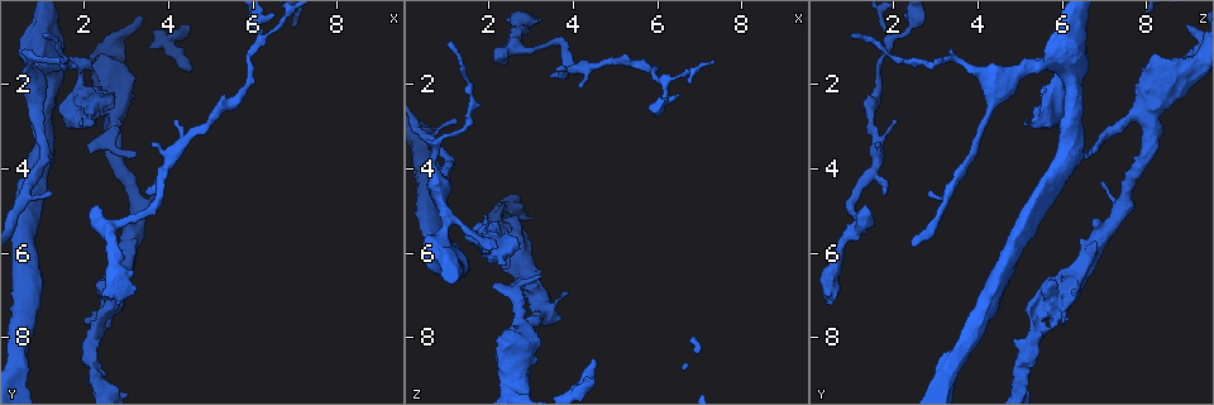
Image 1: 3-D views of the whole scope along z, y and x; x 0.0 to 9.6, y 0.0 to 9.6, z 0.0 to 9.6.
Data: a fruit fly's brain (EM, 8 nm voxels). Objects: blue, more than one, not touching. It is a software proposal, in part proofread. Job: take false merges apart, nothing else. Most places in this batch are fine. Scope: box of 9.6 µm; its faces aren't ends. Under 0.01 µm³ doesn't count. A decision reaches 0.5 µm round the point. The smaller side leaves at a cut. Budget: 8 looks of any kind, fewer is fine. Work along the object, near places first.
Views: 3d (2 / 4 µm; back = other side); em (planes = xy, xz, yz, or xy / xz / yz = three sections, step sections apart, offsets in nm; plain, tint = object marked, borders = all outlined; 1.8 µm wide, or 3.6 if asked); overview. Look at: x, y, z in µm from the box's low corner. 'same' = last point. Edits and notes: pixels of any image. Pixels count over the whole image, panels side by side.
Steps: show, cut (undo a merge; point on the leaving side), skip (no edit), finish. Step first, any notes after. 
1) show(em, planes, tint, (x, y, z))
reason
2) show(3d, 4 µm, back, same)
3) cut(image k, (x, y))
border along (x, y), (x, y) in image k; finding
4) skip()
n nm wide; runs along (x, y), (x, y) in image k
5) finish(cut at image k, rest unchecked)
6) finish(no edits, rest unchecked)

show(3d, 4 µm, (1.05, 1.60, 5.25))

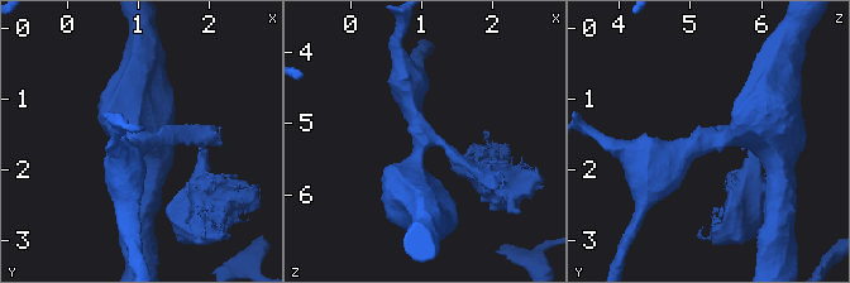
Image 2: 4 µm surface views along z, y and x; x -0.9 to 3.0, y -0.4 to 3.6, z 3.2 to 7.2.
show(em, planes, tint, (0.95, 1.60, 5.20))

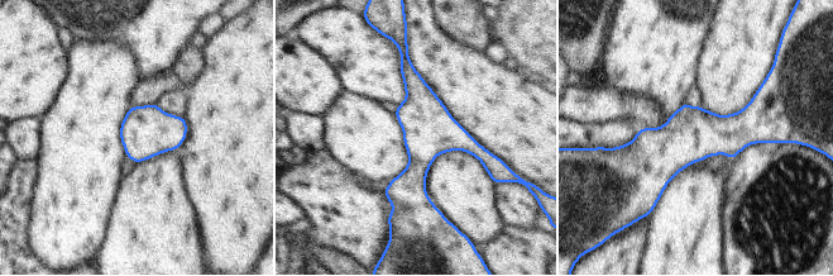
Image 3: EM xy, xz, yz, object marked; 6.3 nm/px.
skip()
320 nm wide; one neuron here

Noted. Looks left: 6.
show(3d, 4 µm, (2.55, 3.35, 6.95))
abrupt turn

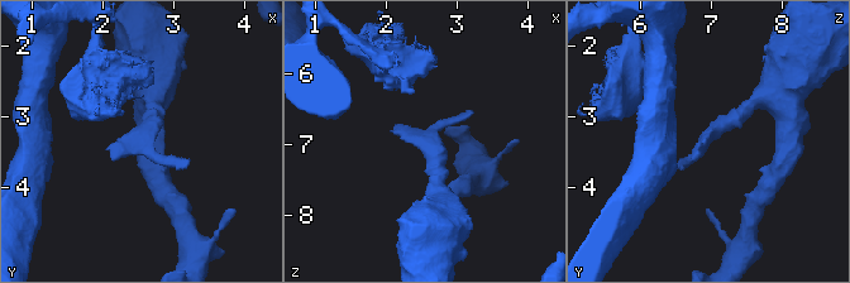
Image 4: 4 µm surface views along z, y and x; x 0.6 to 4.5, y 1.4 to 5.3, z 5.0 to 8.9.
show(em, 3.6 µm, xy, step 8, tint, (2.55, 3.35, 6.95))
now the EM

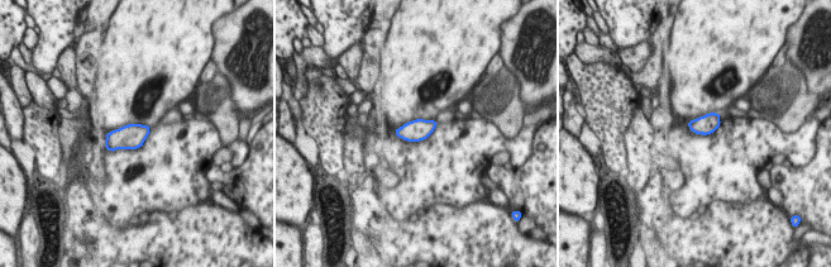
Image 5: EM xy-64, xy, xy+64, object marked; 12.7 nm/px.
show(em, 3.6 µm, planes, tint, same)
another direction

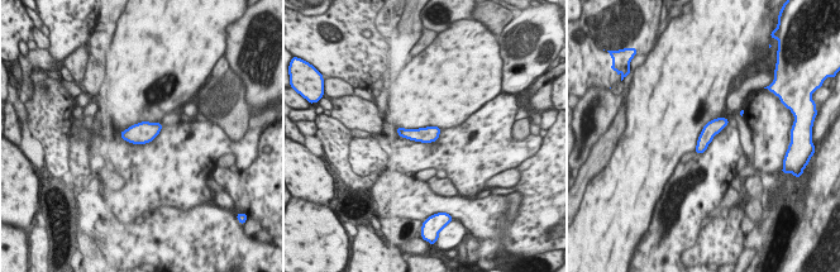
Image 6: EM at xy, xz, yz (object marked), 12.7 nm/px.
skip()
runs along (722, 120), (705, 138), (698, 149) in image 6; all the same neuron

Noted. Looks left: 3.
show(3d, 2 µm, (3.85, 4.20, 1.40))
sharp bend

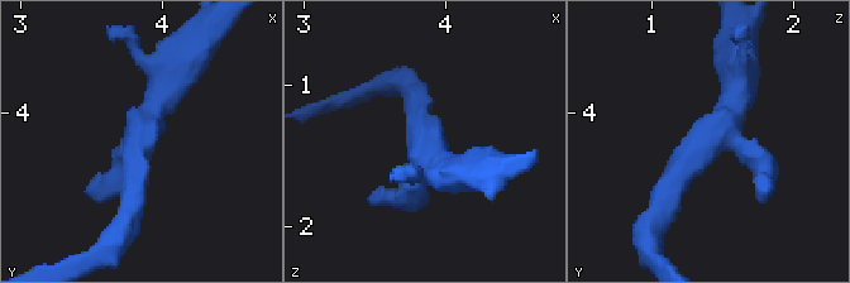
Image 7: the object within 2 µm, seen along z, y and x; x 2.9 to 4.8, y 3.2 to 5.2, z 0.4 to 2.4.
show(em, yz, step 8, tint, (3.80, 4.20, 1.42))

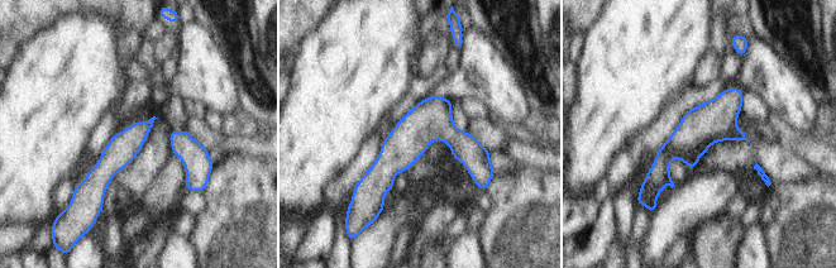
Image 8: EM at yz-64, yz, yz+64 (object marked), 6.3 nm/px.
show(em, planes, tint, same)
another direction

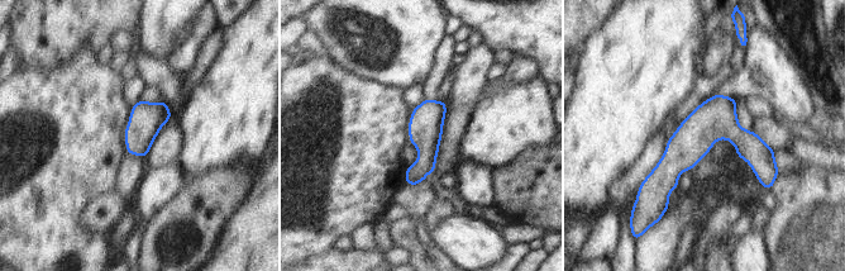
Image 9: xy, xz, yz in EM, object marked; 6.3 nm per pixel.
skip()
runs along (769, 171), (733, 132), (703, 132), (648, 181) in image 9; one neuron here

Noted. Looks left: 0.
finish(no edits, rest unchecked)

